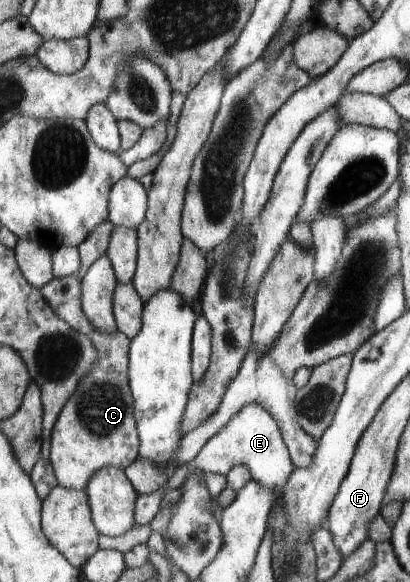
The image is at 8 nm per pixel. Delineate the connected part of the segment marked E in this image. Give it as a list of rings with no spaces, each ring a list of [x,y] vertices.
[[[256,402],[254,404],[248,404],[244,406],[231,421],[223,426],[208,442],[202,447],[202,450],[198,453],[198,456],[184,464],[184,466],[178,466],[174,476],[166,482],[166,486],[158,488],[156,492],[147,494],[144,496],[138,496],[136,500],[136,508],[134,512],[134,524],[140,524],[140,526],[146,526],[152,522],[152,518],[156,516],[156,513],[160,510],[160,504],[162,504],[162,498],[166,492],[170,490],[176,490],[180,488],[188,474],[194,470],[194,468],[200,468],[204,473],[209,472],[213,474],[222,474],[227,476],[227,472],[230,472],[238,464],[245,464],[252,474],[252,478],[266,490],[270,492],[280,492],[283,490],[283,486],[286,484],[288,477],[295,469],[286,444],[284,444],[284,438],[282,438],[282,432],[276,424],[276,420],[262,408],[258,406]]]

